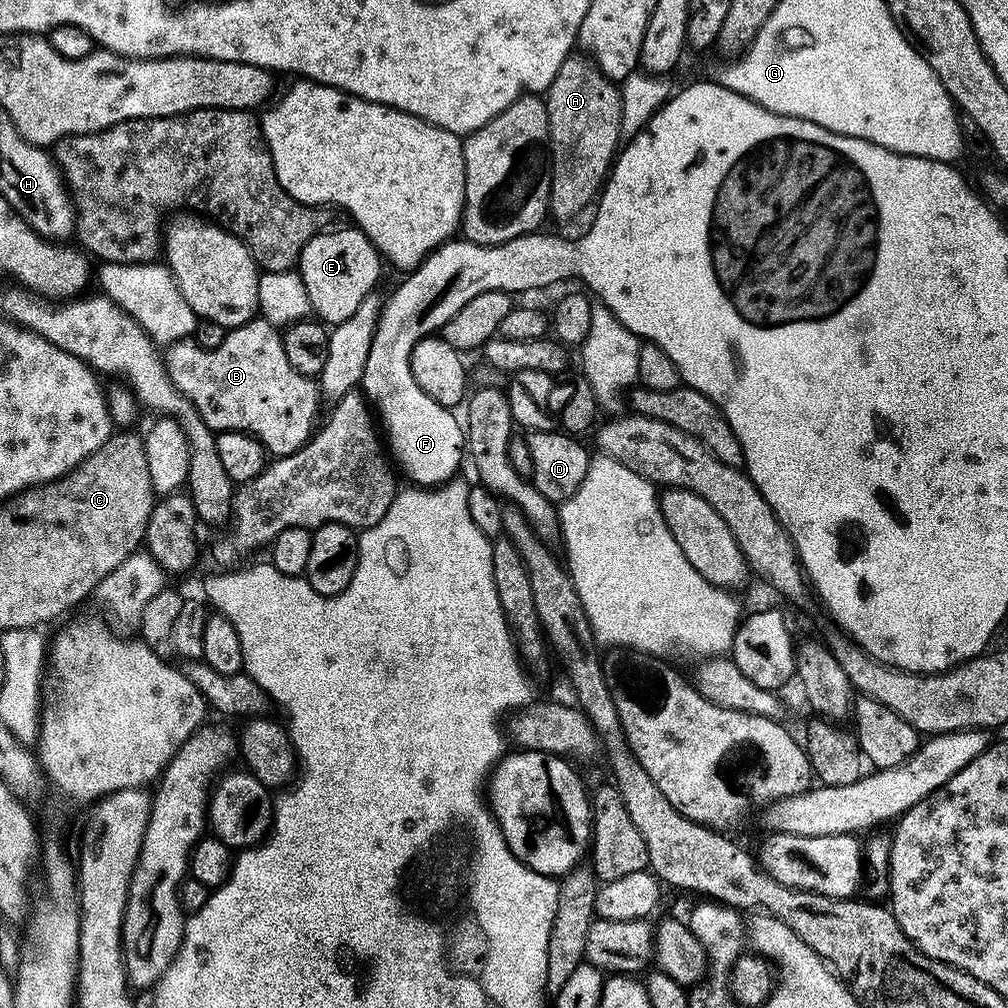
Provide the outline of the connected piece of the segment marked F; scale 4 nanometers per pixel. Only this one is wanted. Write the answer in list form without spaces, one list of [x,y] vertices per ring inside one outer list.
[[[528,233],[506,243],[491,245],[476,244],[463,238],[444,241],[421,261],[419,267],[407,275],[409,277],[393,292],[388,302],[386,300],[383,303],[360,388],[381,422],[393,459],[398,464],[400,462],[410,476],[411,483],[419,487],[439,487],[449,483],[457,475],[456,470],[462,456],[464,460],[466,444],[466,434],[461,421],[459,420],[459,424],[455,417],[456,414],[430,398],[414,380],[410,371],[410,354],[414,346],[422,337],[443,329],[450,318],[478,294],[498,291],[519,294],[540,290],[561,280],[562,274],[558,270],[558,246],[562,243],[561,237],[542,233]]]

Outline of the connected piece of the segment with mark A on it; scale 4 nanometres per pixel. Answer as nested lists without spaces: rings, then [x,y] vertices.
[[[569,55],[562,62],[546,93],[552,177],[548,211],[551,219],[556,220],[574,219],[588,203],[591,205],[597,199],[622,140],[621,93],[617,85],[606,79],[587,55],[576,55]]]

